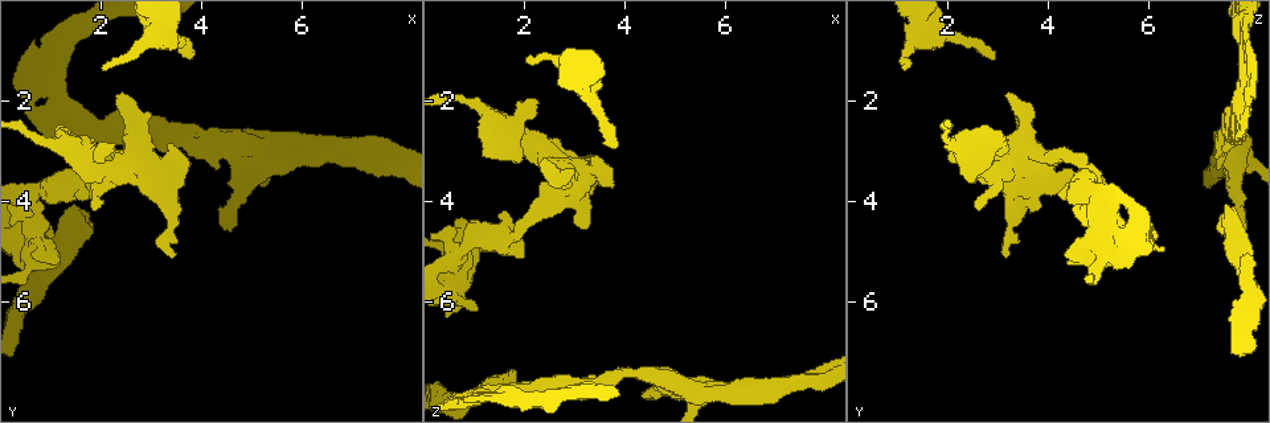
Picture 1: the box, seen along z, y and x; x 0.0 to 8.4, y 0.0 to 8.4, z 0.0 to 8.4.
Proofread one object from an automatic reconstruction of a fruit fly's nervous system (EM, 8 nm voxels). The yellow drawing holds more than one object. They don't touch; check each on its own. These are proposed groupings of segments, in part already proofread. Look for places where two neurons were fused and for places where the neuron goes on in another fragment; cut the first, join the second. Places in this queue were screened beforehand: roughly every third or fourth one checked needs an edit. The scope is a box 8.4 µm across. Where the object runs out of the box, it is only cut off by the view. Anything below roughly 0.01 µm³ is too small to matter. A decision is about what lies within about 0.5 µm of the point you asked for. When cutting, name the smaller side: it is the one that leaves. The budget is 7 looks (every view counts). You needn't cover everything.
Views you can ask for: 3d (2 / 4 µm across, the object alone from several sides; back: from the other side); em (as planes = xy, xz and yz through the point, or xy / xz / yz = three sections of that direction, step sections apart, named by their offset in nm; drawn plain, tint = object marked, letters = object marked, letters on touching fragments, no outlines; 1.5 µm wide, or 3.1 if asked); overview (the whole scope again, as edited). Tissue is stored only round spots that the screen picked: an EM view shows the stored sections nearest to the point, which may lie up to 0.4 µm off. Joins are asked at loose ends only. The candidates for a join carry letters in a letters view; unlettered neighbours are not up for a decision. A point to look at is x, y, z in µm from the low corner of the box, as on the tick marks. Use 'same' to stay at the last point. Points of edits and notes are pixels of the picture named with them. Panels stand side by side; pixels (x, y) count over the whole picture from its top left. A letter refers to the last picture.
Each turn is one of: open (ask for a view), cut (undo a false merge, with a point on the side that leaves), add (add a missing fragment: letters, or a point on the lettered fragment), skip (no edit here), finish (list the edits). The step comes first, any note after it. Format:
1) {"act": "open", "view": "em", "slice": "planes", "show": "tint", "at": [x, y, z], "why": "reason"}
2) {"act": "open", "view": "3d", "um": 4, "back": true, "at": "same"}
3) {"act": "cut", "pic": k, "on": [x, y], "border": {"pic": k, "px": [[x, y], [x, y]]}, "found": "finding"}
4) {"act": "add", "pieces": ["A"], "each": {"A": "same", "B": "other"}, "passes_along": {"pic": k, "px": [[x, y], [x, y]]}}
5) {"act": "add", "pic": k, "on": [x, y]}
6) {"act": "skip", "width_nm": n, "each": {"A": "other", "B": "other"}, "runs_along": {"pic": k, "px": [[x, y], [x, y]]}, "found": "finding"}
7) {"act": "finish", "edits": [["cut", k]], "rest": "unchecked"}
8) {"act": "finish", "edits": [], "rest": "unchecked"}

{"act": "open", "view": "em", "slice": "xy", "step": 8, "show": "letters", "at": [2.00, 1.40, 1.15], "why": "an open end"}

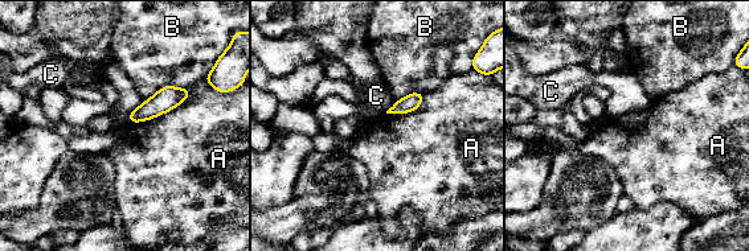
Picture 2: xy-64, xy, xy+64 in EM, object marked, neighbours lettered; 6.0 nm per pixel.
{"act": "skip", "each": {"A": "other", "B": "other", "C": "other"}, "border": {"pic": 2, "px": [[191, 87], [172, 108], [127, 122]]}, "found": "no lettered fragment goes on from it"}

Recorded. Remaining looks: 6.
{"act": "open", "view": "3d", "um": 2, "at": [2.40, 1.80, 3.20], "why": "branch stops here"}

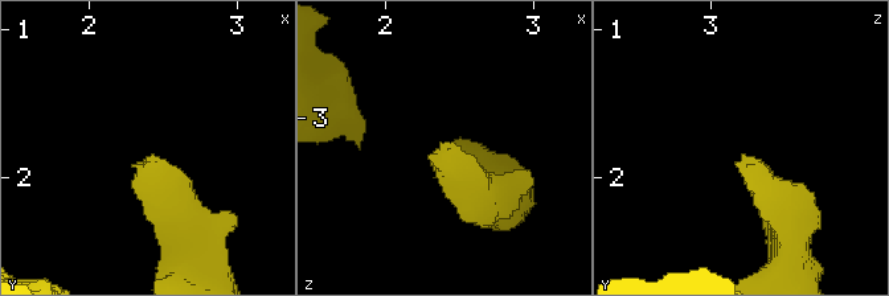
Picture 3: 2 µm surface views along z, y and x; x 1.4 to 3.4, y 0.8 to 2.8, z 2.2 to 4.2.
{"act": "open", "view": "em", "slice": "planes", "show": "letters", "at": [2.42, 1.86, 3.20], "why": "now the EM"}

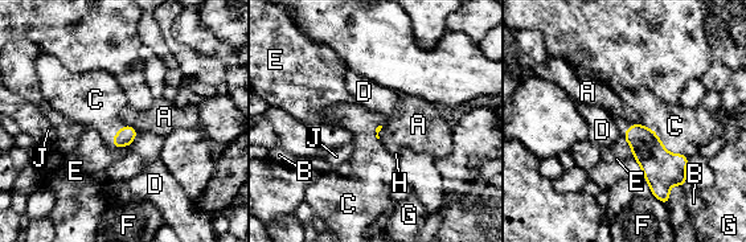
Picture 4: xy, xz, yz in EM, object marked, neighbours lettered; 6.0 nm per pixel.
{"act": "add", "pieces": ["C"], "longest_contact_nm": ["C", 190], "each": {"A": "other", "B": "other", "C": "same", "D": "other", "E": "other", "F": "other", "G": "other", "H": "other", "J": "other"}, "passes_along": {"pic": 4, "px": [[660, 168], [650, 128], [675, 126]]}, "found": "it goes on there"}

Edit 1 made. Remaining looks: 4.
{"act": "finish", "edits": [["add", 4]], "rest": "unchecked"}

